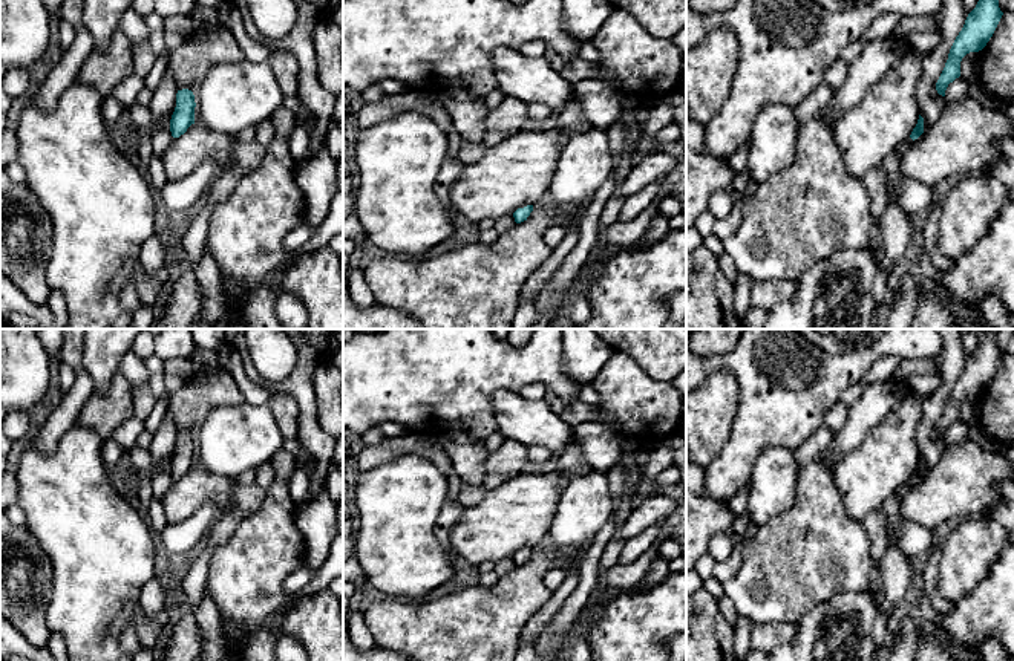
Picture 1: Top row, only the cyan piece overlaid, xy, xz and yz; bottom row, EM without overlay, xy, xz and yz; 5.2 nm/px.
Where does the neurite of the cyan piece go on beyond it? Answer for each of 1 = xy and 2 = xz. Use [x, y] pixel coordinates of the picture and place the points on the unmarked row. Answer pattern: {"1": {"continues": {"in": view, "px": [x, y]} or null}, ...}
{"1": {"continues": null}, "2": {"continues": null}}

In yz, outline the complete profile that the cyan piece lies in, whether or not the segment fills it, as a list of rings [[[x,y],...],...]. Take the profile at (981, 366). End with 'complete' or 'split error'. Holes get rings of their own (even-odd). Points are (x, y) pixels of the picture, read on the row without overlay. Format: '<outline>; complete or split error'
[[[988,330],[979,340],[976,350],[968,357],[956,379],[945,410],[936,425],[939,438],[945,439],[950,425],[960,419],[960,404],[970,395],[982,393],[993,379],[1003,355],[999,350],[997,332]]]; complete

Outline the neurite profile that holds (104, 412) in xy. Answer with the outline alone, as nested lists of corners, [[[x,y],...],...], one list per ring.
[[[116,372],[104,392],[93,392],[83,405],[78,424],[93,430],[103,441],[133,416],[133,398],[129,381]]]

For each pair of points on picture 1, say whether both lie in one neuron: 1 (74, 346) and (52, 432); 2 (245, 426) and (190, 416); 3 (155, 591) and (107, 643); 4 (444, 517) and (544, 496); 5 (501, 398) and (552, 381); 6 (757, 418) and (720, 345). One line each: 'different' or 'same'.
1: same
2: different
3: different
4: different
5: different
6: different

